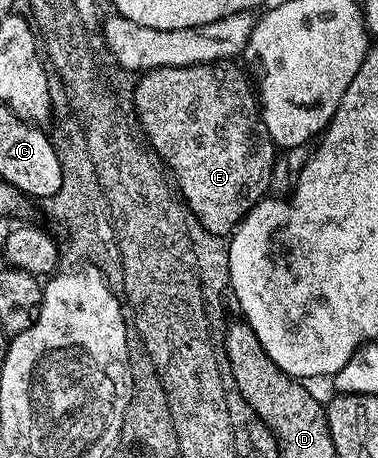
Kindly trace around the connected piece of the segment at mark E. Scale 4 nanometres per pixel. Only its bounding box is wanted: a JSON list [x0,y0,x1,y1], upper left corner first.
[132,60,278,235]

